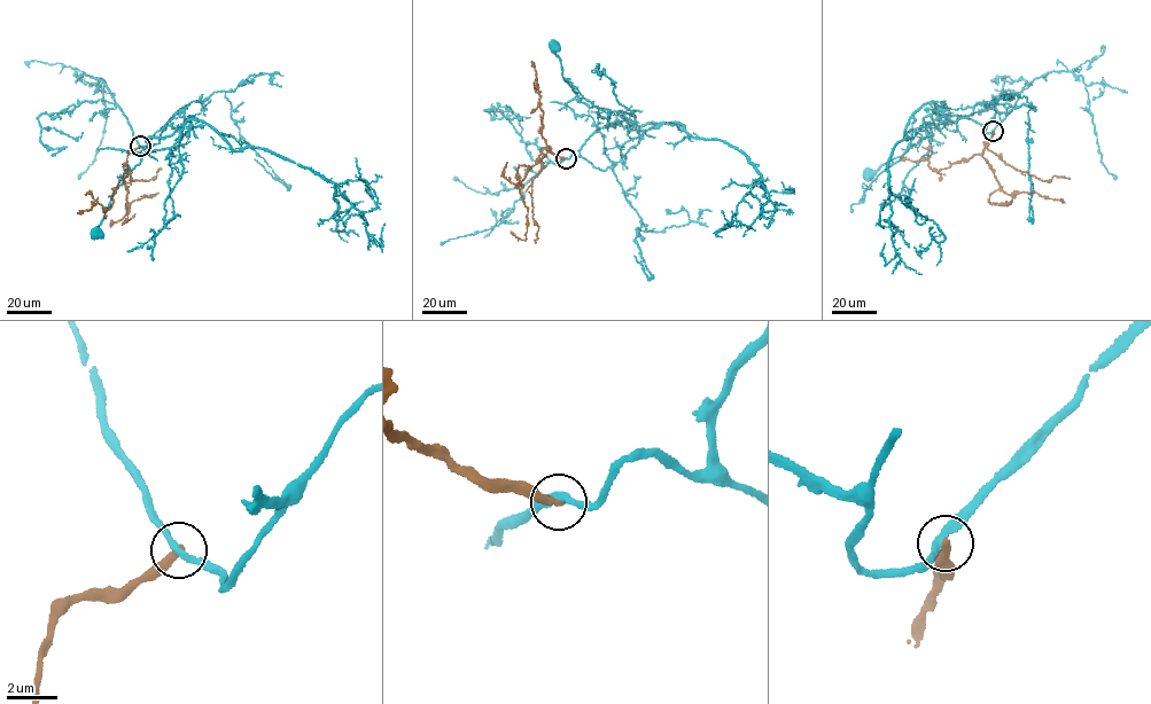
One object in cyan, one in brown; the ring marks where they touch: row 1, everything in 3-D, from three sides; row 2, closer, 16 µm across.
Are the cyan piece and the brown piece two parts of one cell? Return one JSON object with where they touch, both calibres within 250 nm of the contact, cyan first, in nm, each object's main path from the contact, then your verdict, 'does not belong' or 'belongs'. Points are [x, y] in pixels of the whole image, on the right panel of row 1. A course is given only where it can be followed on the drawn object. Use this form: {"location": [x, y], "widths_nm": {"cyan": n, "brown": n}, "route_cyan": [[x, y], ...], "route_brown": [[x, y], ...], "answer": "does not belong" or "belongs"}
{"location": [993, 131], "widths_nm": {"cyan": 240, "brown": 320}, "route_cyan": [[993, 131], [986, 132], [963, 116], [935, 114], [939, 106], [923, 119], [931, 125], [927, 135], [869, 174]], "route_brown": [[993, 131], [982, 157], [1005, 192], [1033, 192], [1063, 202], [1060, 198]], "answer": "does not belong"}

